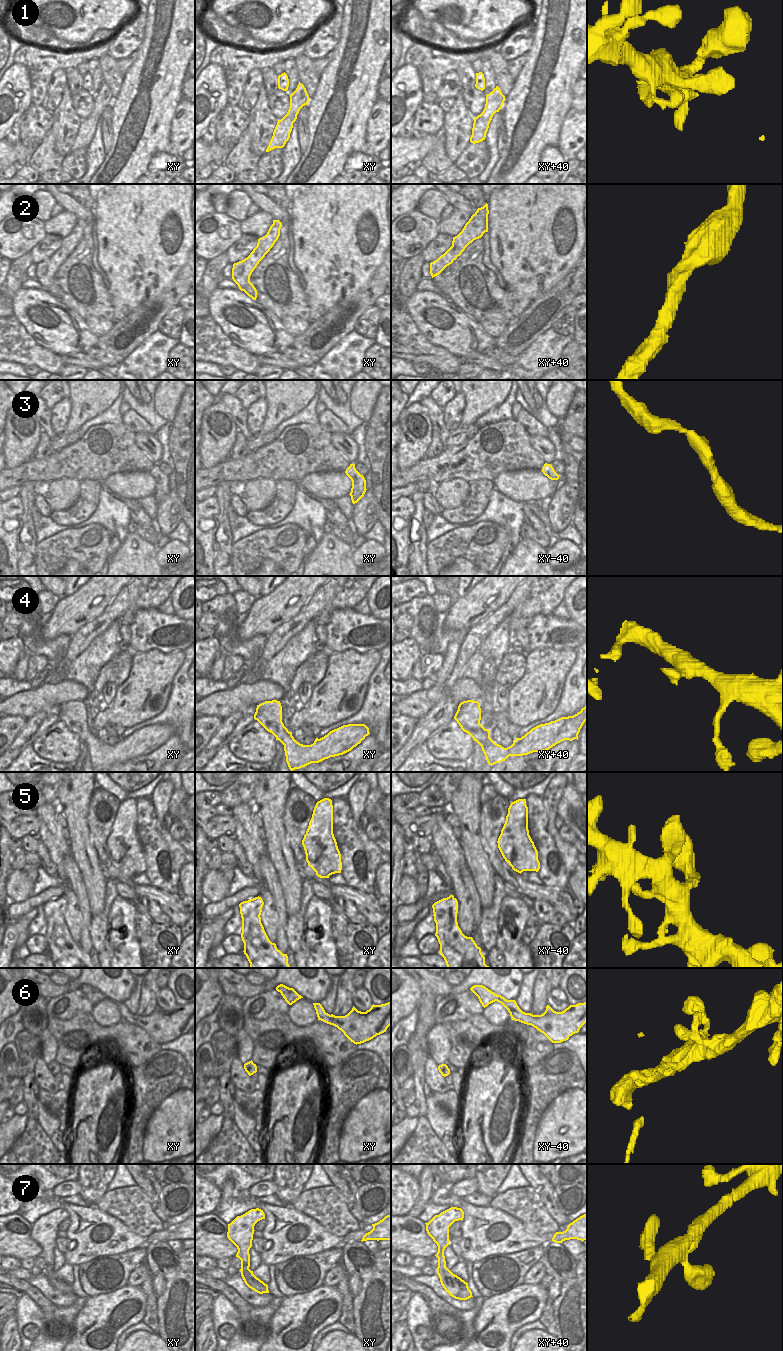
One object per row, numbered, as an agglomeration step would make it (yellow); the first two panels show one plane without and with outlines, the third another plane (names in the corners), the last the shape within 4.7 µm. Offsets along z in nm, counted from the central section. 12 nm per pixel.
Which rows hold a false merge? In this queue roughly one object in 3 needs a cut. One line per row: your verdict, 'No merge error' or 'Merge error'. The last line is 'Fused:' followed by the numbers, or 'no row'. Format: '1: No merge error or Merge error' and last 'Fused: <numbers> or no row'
1: No merge error
2: No merge error
3: No merge error
4: No merge error
5: No merge error
6: No merge error
7: No merge error
Fused: no row.

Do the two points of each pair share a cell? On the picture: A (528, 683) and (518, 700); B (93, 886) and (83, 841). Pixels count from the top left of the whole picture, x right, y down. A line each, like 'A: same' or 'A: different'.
A: same
B: same

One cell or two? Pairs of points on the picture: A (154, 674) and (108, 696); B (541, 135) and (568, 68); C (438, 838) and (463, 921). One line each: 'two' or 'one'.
A: two
B: one
C: one

